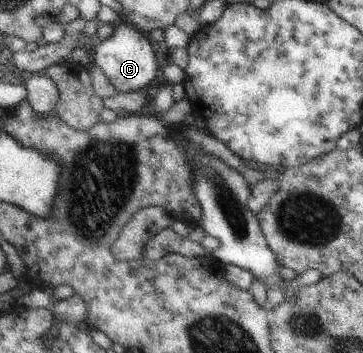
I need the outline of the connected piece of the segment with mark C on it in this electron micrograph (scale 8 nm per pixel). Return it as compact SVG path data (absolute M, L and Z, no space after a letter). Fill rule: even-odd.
M120 18L111 36L91 51L92 60L103 70L109 82L120 92L145 91L147 86L157 78L160 61L156 59L151 41L147 34L134 28Z

